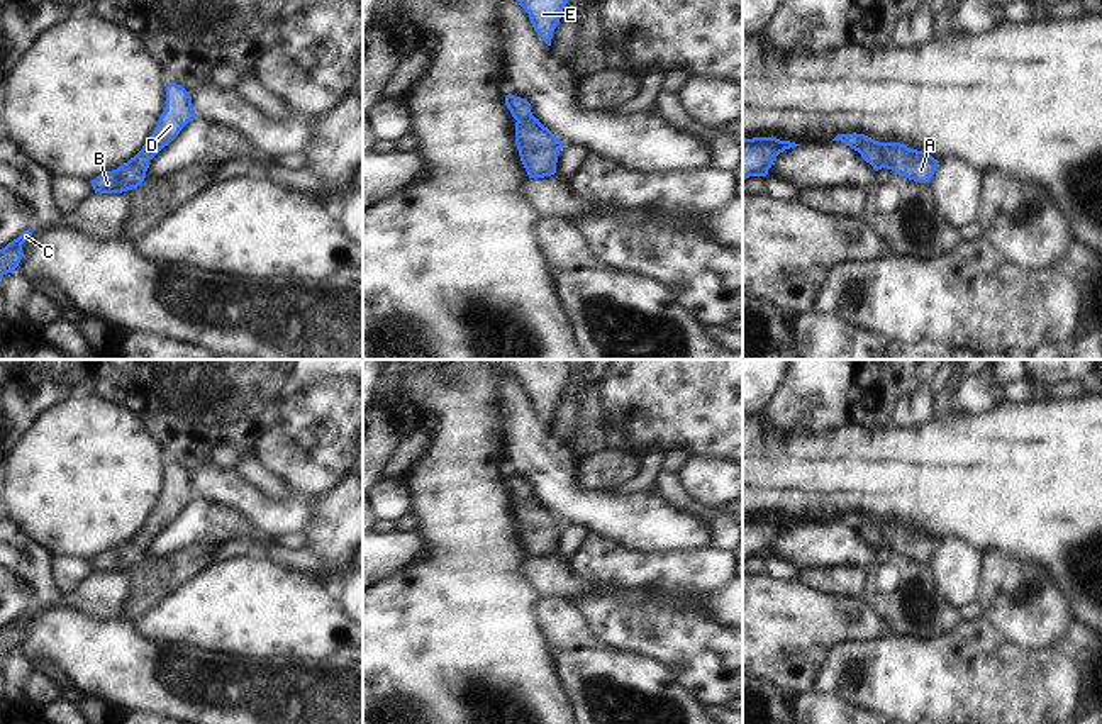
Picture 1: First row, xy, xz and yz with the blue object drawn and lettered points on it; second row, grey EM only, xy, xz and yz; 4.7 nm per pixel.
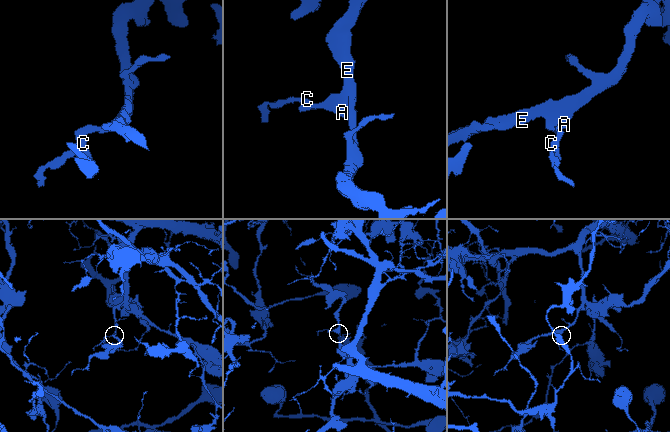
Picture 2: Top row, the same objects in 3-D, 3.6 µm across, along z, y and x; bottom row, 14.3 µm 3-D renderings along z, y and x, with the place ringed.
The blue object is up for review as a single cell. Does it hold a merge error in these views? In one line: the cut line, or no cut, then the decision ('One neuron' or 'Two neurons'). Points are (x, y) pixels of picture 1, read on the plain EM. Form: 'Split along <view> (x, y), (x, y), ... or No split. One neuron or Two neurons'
No split. One neuron.

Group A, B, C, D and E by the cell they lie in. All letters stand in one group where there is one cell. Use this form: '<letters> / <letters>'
A B C D E

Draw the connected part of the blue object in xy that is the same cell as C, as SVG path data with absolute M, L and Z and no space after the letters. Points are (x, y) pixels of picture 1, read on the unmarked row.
M24 610L17 619L0 629L0 656L12 653L22 639L22 624L29 621L32 610Z

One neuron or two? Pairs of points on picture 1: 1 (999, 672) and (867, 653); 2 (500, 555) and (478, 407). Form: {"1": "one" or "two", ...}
{"1": "one", "2": "one"}

